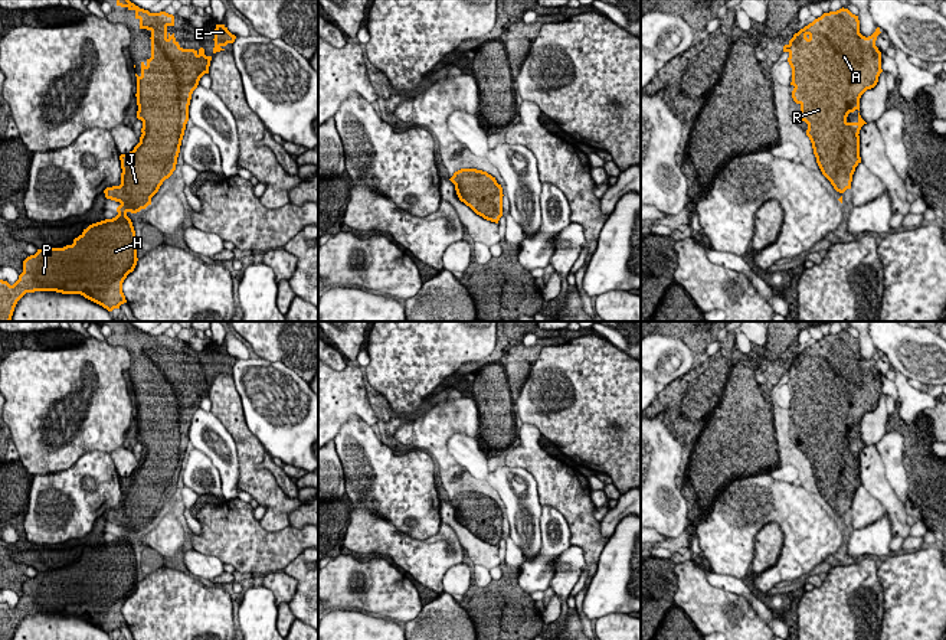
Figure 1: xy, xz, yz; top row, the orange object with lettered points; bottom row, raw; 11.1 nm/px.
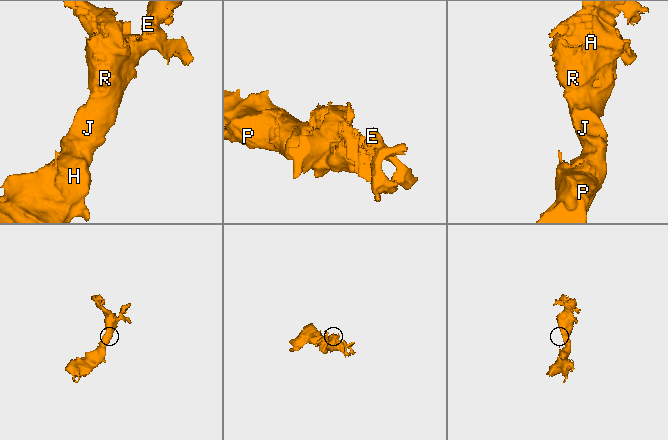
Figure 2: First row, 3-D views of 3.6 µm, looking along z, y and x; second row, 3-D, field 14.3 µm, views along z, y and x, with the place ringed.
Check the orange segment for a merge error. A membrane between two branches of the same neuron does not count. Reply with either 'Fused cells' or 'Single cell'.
Single cell

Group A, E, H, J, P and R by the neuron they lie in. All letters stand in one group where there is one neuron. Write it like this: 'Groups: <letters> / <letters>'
Groups: A E H J P R

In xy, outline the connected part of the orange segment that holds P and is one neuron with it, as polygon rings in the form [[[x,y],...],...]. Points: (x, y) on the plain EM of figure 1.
[[[117,321],[117,329],[135,334],[140,352],[151,355],[151,381],[141,385],[141,398],[137,399],[137,441],[143,444],[140,466],[128,477],[121,477],[121,507],[107,510],[105,520],[120,525],[118,538],[89,548],[73,562],[72,568],[63,571],[37,572],[35,578],[23,584],[23,595],[10,608],[0,603],[0,640],[12,640],[17,624],[26,615],[56,614],[62,617],[81,617],[85,621],[102,628],[108,634],[120,631],[127,626],[122,615],[122,605],[137,588],[137,561],[128,535],[137,536],[151,528],[151,520],[160,509],[176,493],[181,463],[189,444],[189,428],[193,414],[200,401],[209,396],[212,379],[204,372],[183,372],[167,355],[174,349],[174,339],[166,334],[150,336],[140,332],[128,321]]]

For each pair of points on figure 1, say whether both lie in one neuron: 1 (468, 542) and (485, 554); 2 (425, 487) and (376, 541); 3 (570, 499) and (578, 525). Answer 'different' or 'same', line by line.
1: same
2: different
3: same

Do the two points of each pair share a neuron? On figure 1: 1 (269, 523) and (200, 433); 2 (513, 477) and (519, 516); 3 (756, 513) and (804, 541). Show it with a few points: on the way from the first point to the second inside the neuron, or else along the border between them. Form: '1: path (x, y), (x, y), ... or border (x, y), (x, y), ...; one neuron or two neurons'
1: border (235, 447), (239, 489); two neurons
2: path (517, 487), (519, 506); one neuron
3: path (768, 513), (778, 513), (794, 529); one neuron

